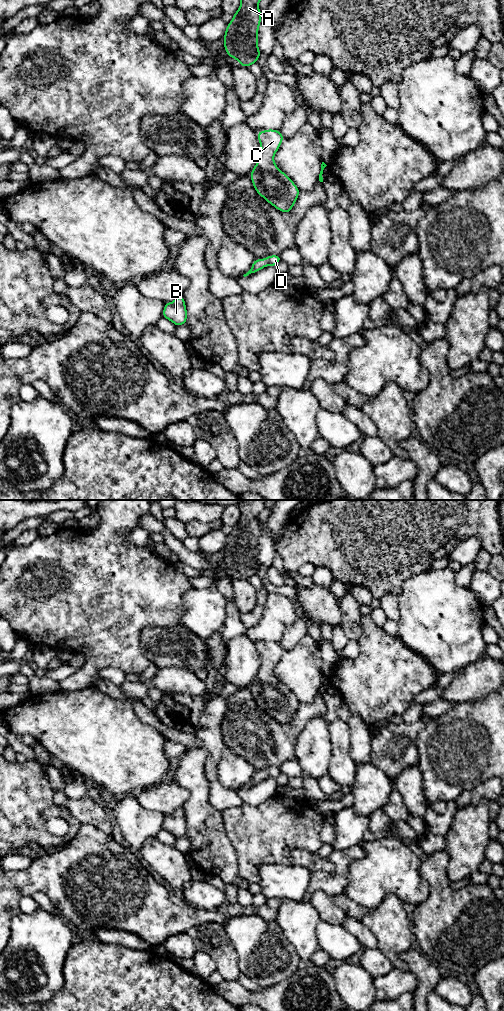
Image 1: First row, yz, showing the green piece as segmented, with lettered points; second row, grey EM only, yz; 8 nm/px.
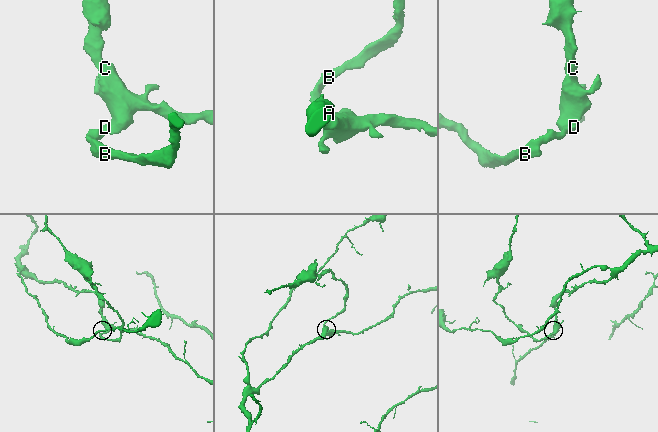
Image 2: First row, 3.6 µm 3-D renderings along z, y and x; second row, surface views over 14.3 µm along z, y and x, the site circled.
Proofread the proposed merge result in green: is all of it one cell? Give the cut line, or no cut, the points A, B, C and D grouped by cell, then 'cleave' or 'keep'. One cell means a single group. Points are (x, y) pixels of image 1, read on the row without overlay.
cut none; groups A B C D; keep

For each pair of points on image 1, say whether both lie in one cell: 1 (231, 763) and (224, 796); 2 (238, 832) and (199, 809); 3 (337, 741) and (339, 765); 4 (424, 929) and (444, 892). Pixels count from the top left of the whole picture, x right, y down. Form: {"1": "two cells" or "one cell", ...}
{"1": "two cells", "2": "two cells", "3": "one cell", "4": "one cell"}

